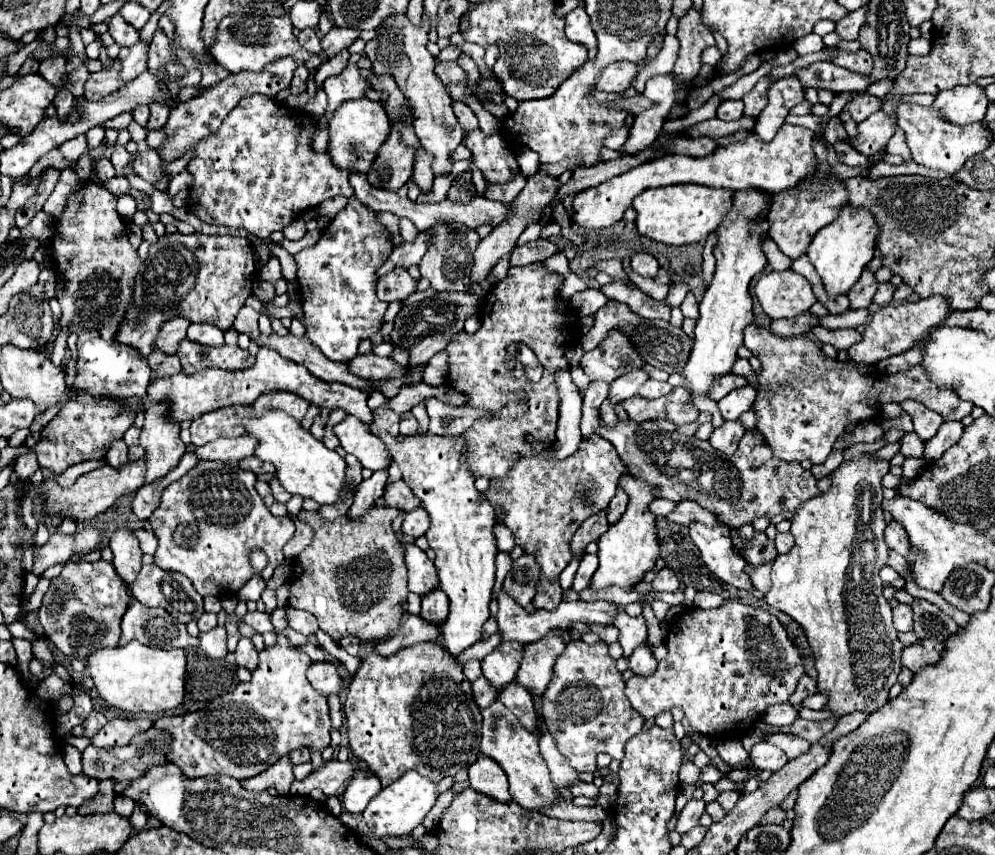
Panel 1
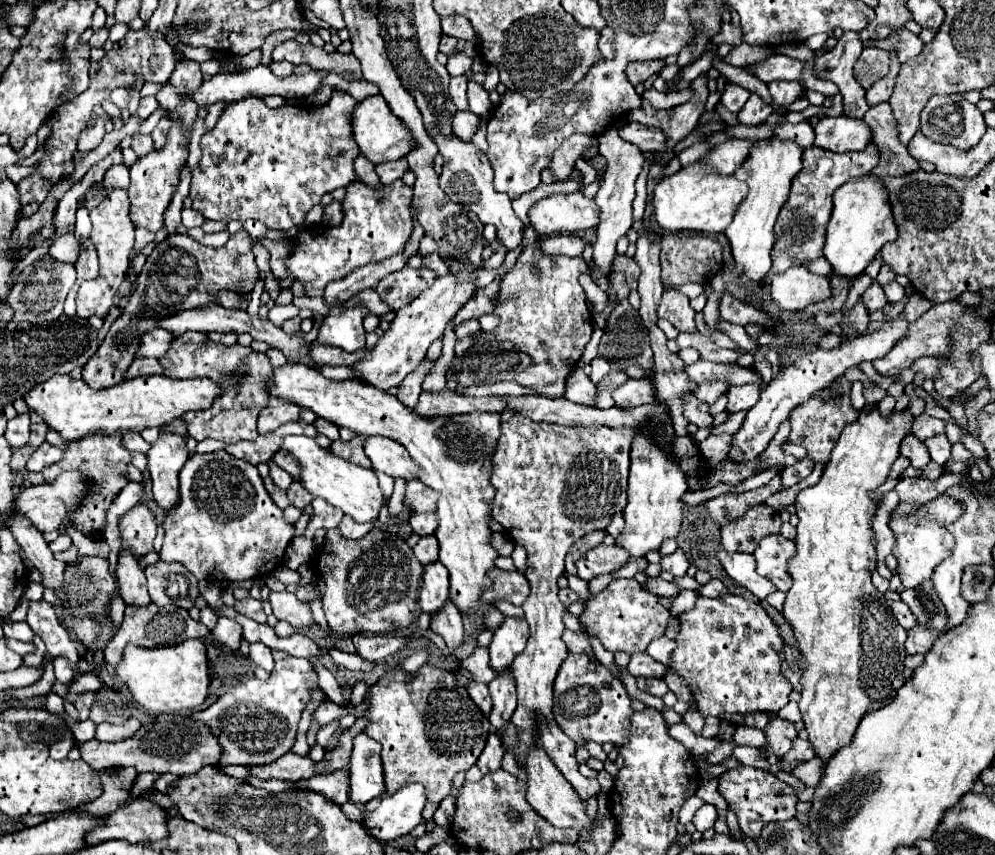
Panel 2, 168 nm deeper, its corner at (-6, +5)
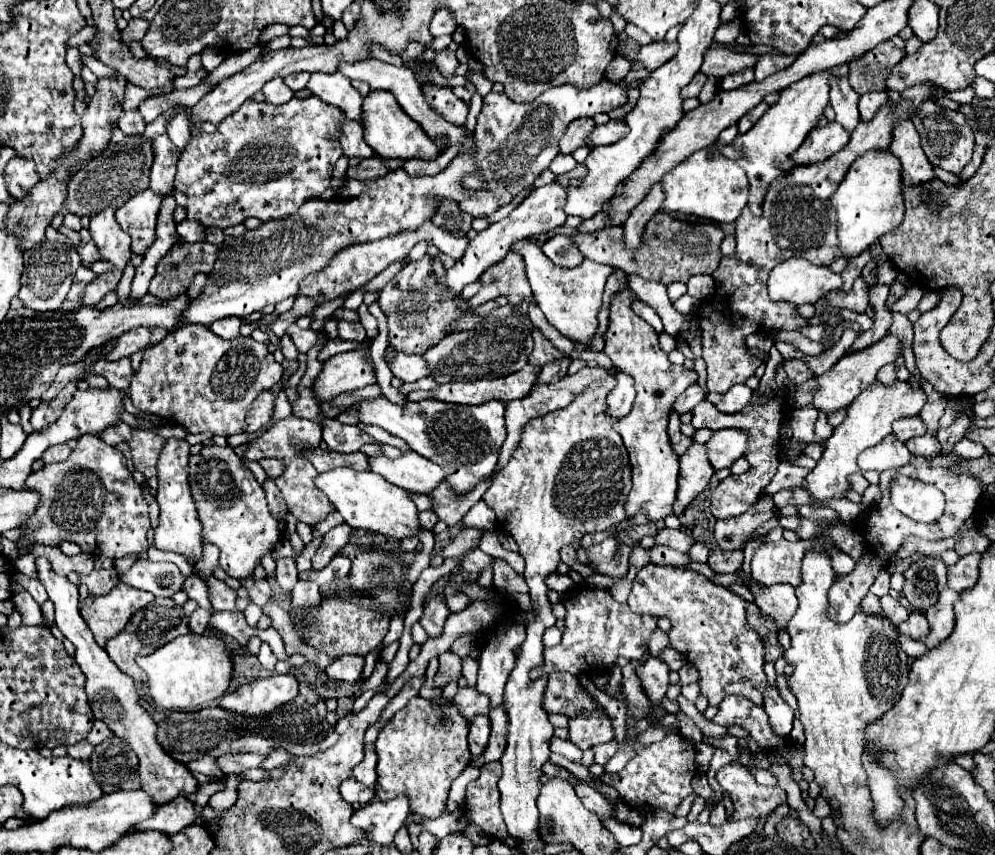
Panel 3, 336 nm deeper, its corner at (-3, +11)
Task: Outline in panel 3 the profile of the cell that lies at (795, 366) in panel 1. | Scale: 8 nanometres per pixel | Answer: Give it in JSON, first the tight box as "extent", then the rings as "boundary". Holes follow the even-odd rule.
{"extent":[602,280,698,522],"boundary":[[[624,280],[624,288],[610,300],[610,322],[608,330],[602,334],[602,352],[612,360],[616,370],[634,378],[636,388],[636,400],[632,404],[632,410],[616,420],[616,432],[622,436],[624,446],[630,454],[634,482],[628,494],[626,512],[628,516],[634,516],[636,512],[644,510],[650,516],[650,522],[654,522],[672,514],[672,504],[678,490],[678,456],[674,454],[666,434],[670,408],[676,396],[684,392],[690,384],[694,384],[698,376],[694,370],[686,370],[684,366],[668,362],[666,352],[659,346],[656,330],[632,310],[634,300],[638,300],[638,296],[630,290],[628,280]]]}

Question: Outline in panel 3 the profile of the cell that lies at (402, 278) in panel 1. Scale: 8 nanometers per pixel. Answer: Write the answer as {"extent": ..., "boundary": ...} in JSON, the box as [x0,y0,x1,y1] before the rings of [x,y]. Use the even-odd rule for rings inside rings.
{"extent":[378,256,498,354],"boundary":[[[424,256],[418,262],[408,262],[404,266],[404,270],[400,270],[380,292],[378,304],[382,308],[382,312],[388,318],[388,342],[390,346],[394,346],[396,350],[404,352],[404,354],[424,354],[428,348],[432,348],[432,344],[438,344],[444,336],[450,334],[450,326],[460,320],[464,314],[474,314],[474,316],[488,316],[492,310],[498,308],[498,304],[486,302],[478,308],[470,308],[466,300],[462,300],[460,294],[456,294],[450,302],[450,306],[444,306],[444,302],[440,302],[440,296],[444,296],[444,266],[440,258],[432,258],[432,256]],[[418,294],[422,300],[414,302],[414,308],[406,310],[404,302],[410,300],[410,296]]]}

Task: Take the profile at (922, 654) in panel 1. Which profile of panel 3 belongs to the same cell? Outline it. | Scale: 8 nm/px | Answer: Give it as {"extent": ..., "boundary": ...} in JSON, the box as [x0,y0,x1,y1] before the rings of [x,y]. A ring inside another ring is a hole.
{"extent":[898,612,930,640],"boundary":[[[912,612],[908,616],[908,620],[898,626],[898,630],[902,634],[906,634],[906,636],[910,636],[914,640],[918,640],[924,634],[928,634],[928,628],[930,628],[930,624],[928,624],[928,620],[926,620],[926,616],[922,612]]]}

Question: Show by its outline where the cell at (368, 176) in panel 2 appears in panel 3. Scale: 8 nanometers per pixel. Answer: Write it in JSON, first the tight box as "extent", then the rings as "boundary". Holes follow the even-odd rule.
{"extent":[340,120,374,158],"boundary":[[[342,120],[342,136],[340,136],[340,146],[344,154],[350,156],[360,156],[360,158],[370,158],[374,156],[372,148],[364,144],[364,128],[360,128],[360,122],[354,120]]]}

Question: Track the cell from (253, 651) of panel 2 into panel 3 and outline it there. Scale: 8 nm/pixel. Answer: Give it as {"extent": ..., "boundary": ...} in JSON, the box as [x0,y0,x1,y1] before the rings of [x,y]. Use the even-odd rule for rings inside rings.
{"extent":[258,642,278,672],"boundary":[[[264,642],[264,644],[262,644],[262,648],[260,648],[258,660],[260,660],[262,668],[264,668],[264,670],[268,670],[268,672],[274,672],[274,666],[276,666],[276,662],[278,662],[278,658],[272,654],[272,650],[270,650],[270,646],[268,646],[266,642]]]}

